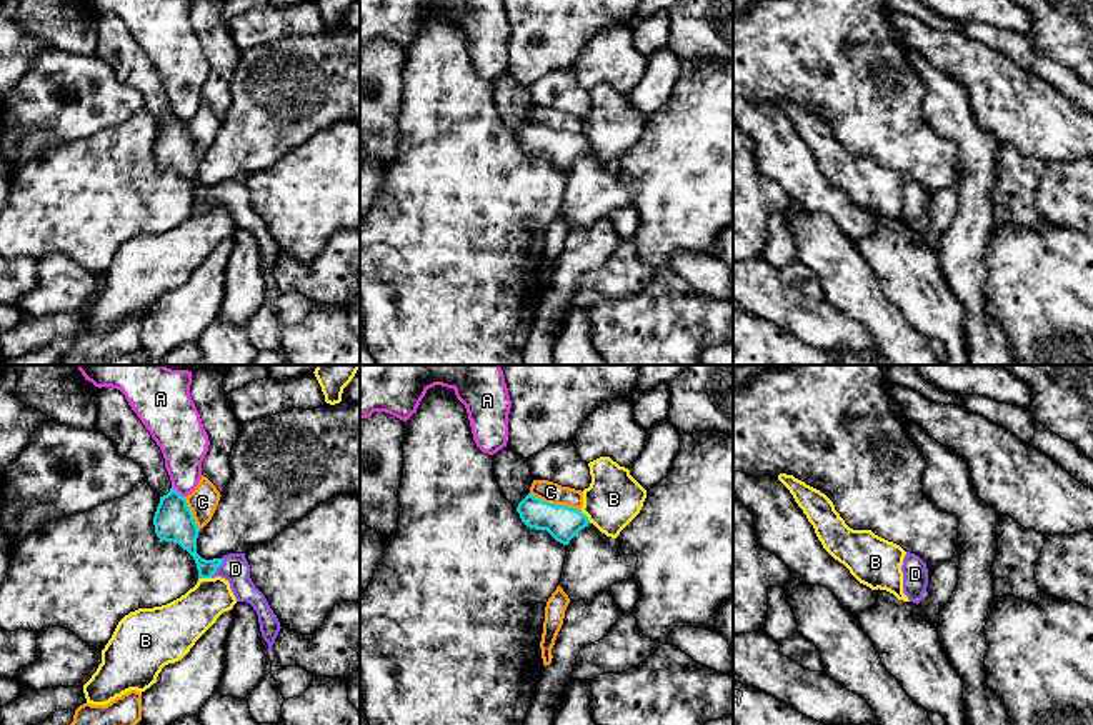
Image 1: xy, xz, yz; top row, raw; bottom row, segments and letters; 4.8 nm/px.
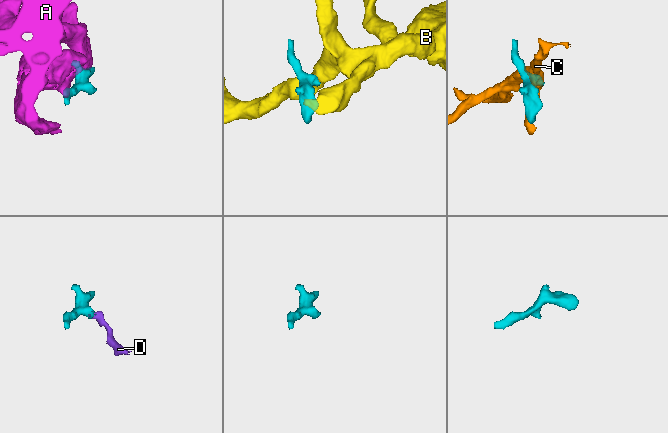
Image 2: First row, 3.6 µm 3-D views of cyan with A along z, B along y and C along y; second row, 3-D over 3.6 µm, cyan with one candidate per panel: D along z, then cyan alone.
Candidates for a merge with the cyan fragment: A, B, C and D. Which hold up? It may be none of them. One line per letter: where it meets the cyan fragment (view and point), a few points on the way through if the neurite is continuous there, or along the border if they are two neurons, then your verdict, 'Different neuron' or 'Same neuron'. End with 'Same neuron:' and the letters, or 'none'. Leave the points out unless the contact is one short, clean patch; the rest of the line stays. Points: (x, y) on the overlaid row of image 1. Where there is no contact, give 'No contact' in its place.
A: Touches cyan at xy (177, 492). Different neuron
B: Touches cyan at xz (587, 517). Boundary: xz (580, 510), (590, 522). Different neuron
C: Touches cyan at xz (555, 505). Different neuron
D: Touches cyan at xy (219, 565). Path across: xy (182, 529), (192, 552), (219, 565), (235, 569). Same neuron
Same neuron: D

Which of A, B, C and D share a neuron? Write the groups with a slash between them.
A / B / C / D

